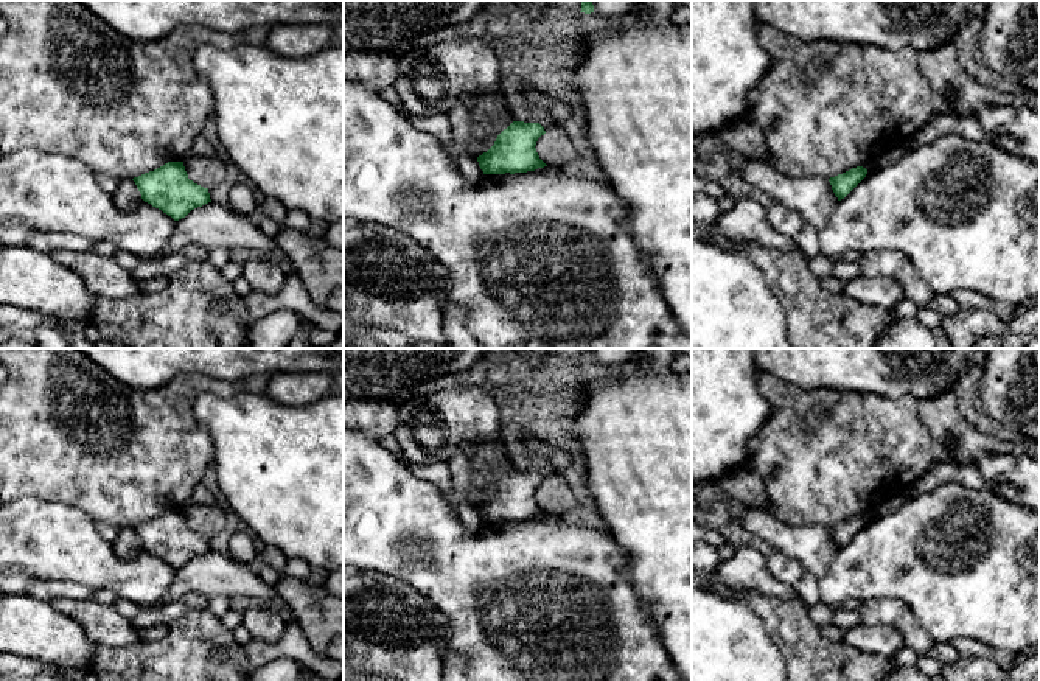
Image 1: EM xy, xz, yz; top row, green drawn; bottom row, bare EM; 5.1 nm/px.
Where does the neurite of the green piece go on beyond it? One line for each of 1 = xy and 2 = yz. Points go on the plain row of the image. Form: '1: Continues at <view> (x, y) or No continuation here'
1: No continuation here
2: No continuation here

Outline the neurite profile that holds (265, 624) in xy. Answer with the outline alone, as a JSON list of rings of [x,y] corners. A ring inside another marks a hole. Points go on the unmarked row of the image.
[[[252,605],[243,611],[243,627],[252,639],[277,642],[284,633],[286,620],[266,605]]]

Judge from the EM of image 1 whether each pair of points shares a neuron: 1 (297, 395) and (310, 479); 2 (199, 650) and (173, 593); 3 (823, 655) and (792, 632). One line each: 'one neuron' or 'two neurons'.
1: two neurons
2: two neurons
3: one neuron

